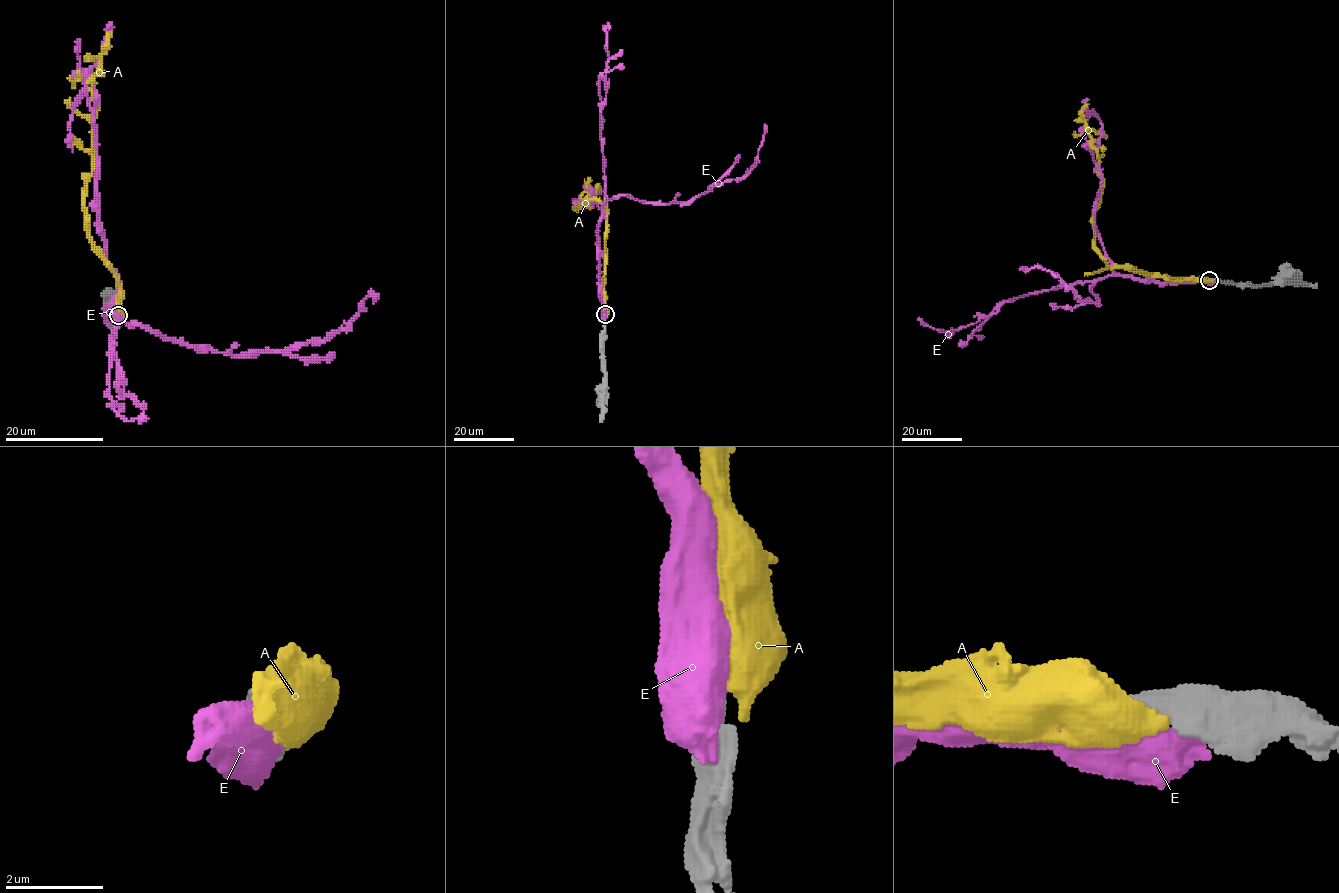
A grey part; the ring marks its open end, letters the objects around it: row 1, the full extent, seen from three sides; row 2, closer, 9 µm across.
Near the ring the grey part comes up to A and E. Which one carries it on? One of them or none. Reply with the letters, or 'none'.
A

